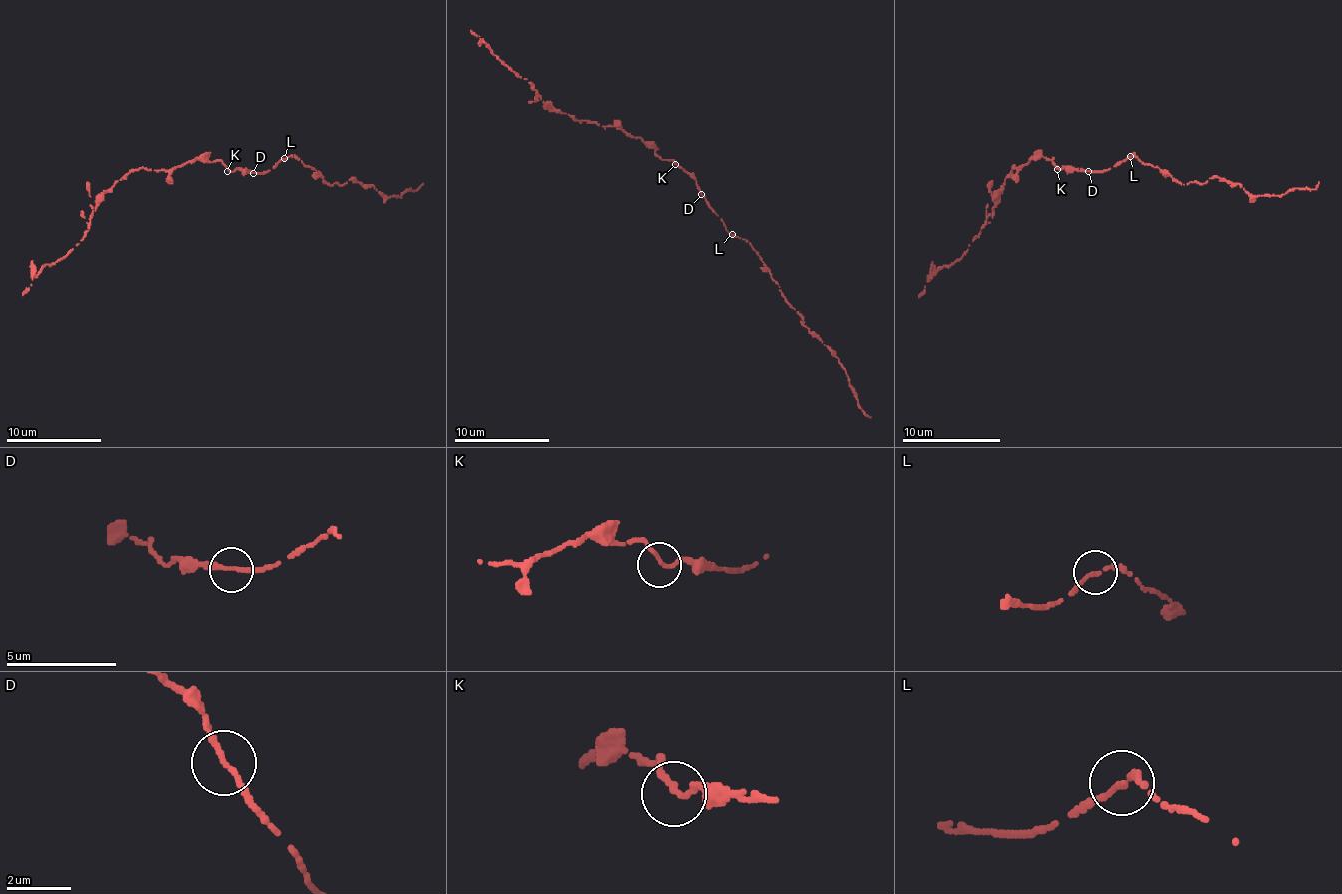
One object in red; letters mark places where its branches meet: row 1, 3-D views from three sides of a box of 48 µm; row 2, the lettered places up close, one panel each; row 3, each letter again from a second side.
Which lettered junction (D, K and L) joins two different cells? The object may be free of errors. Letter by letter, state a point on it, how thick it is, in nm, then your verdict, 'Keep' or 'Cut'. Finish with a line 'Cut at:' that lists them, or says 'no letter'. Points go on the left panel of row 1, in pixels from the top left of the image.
D: Place: (253, 173). Thickness 190 nm. Keep
K: Place: (227, 171). Thickness 180 nm. Keep
L: Place: (284, 158). Thickness 180 nm. Keep
Cut at: no letter

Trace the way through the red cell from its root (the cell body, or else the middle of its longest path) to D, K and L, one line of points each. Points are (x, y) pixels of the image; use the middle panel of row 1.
D: (687, 173), (697, 183), (701, 194)
K: (687, 173), (675, 164)
L: (687, 173), (697, 183), (706, 204), (732, 235)

